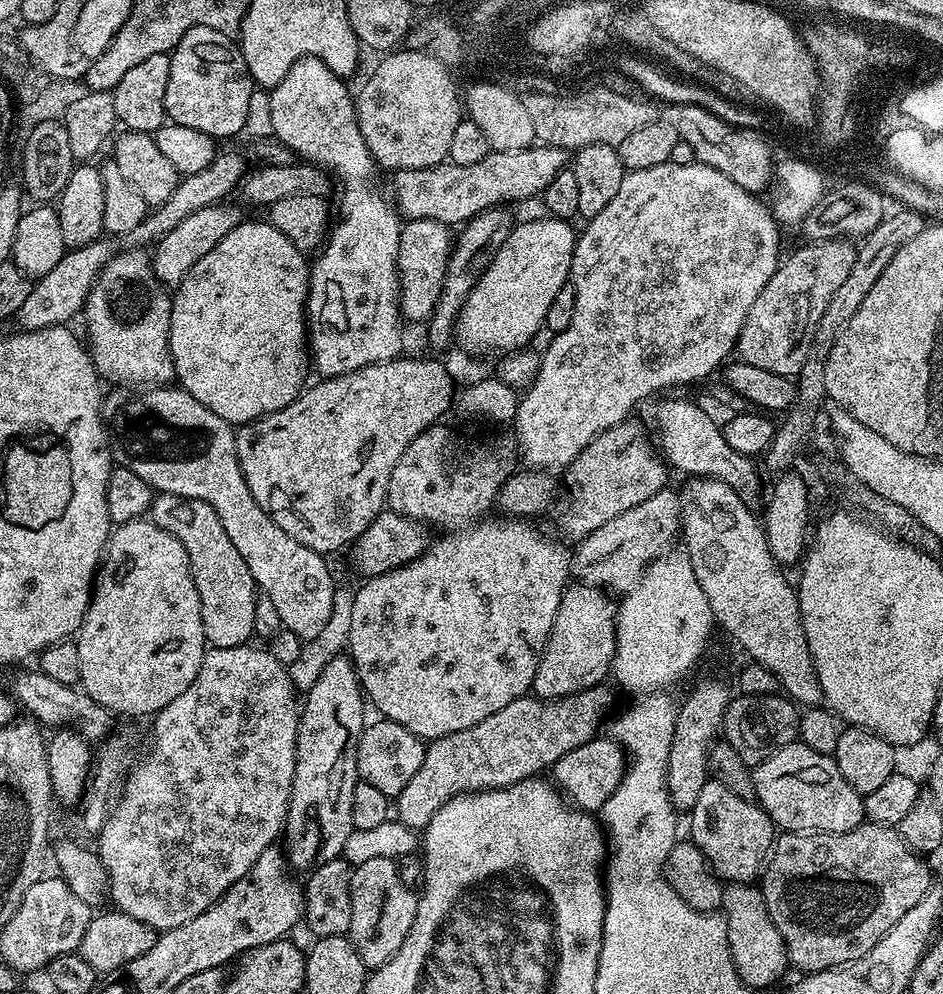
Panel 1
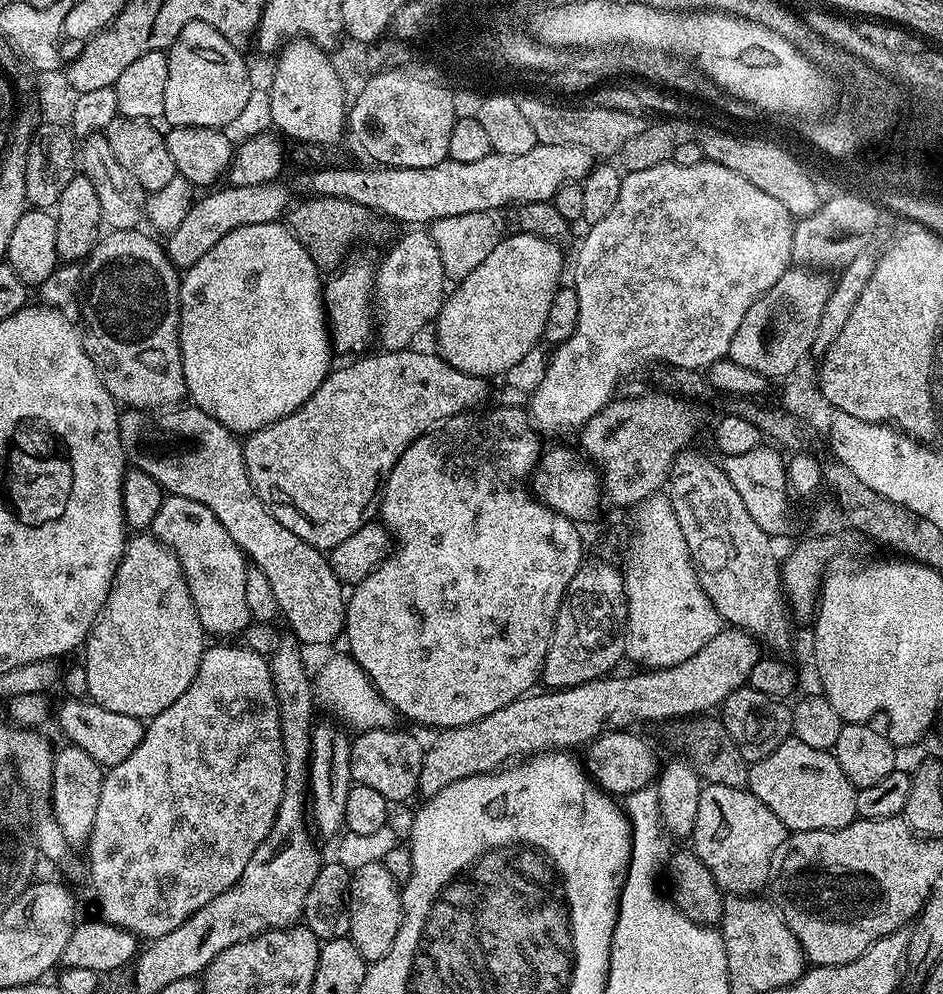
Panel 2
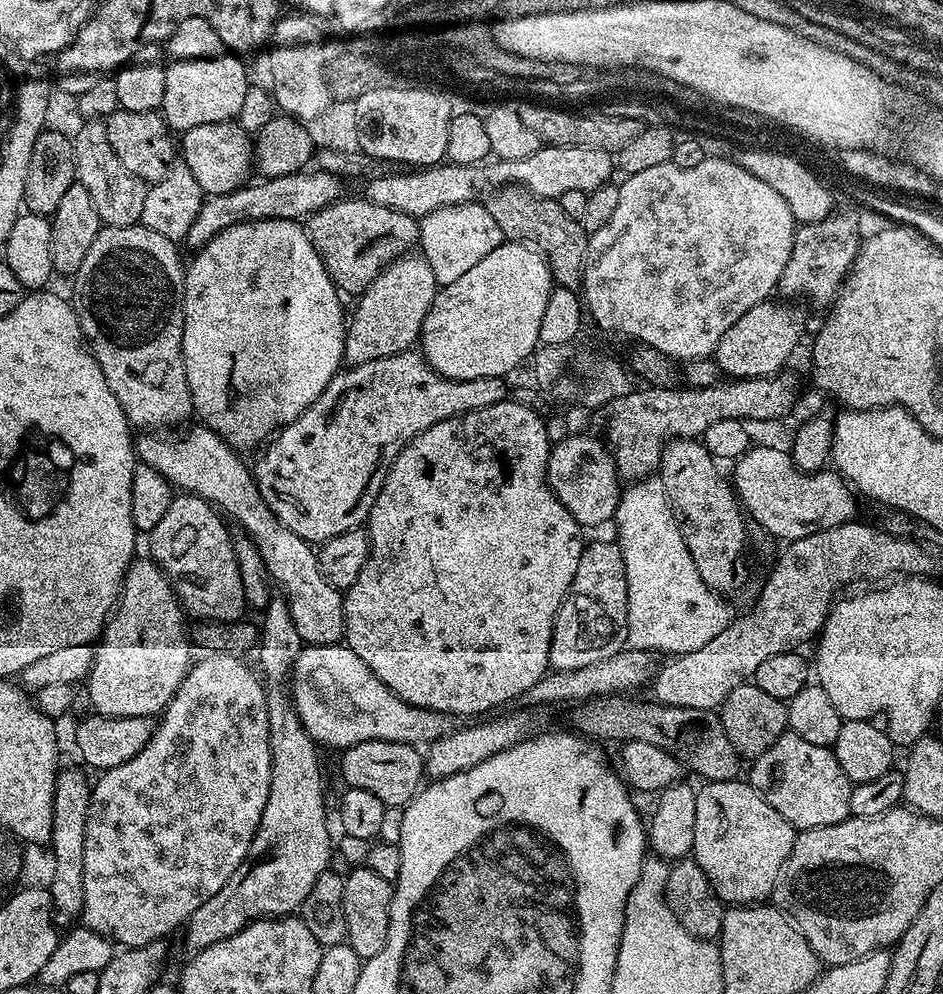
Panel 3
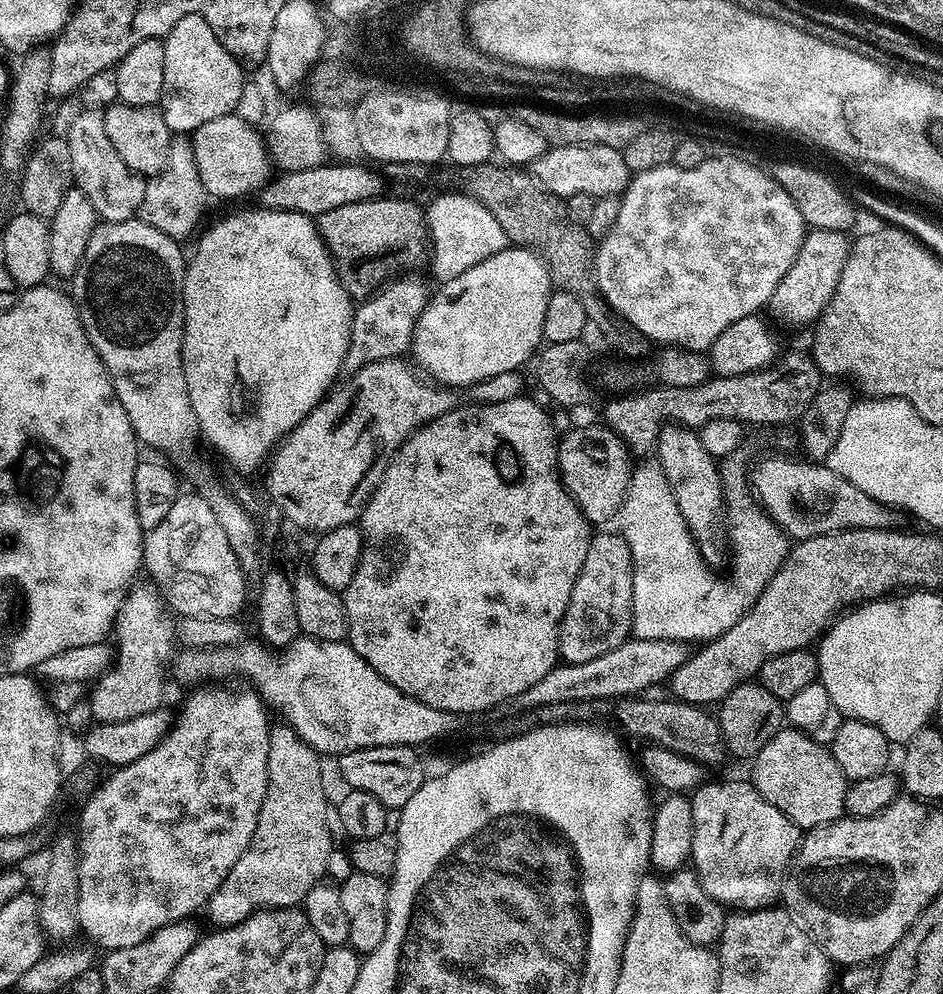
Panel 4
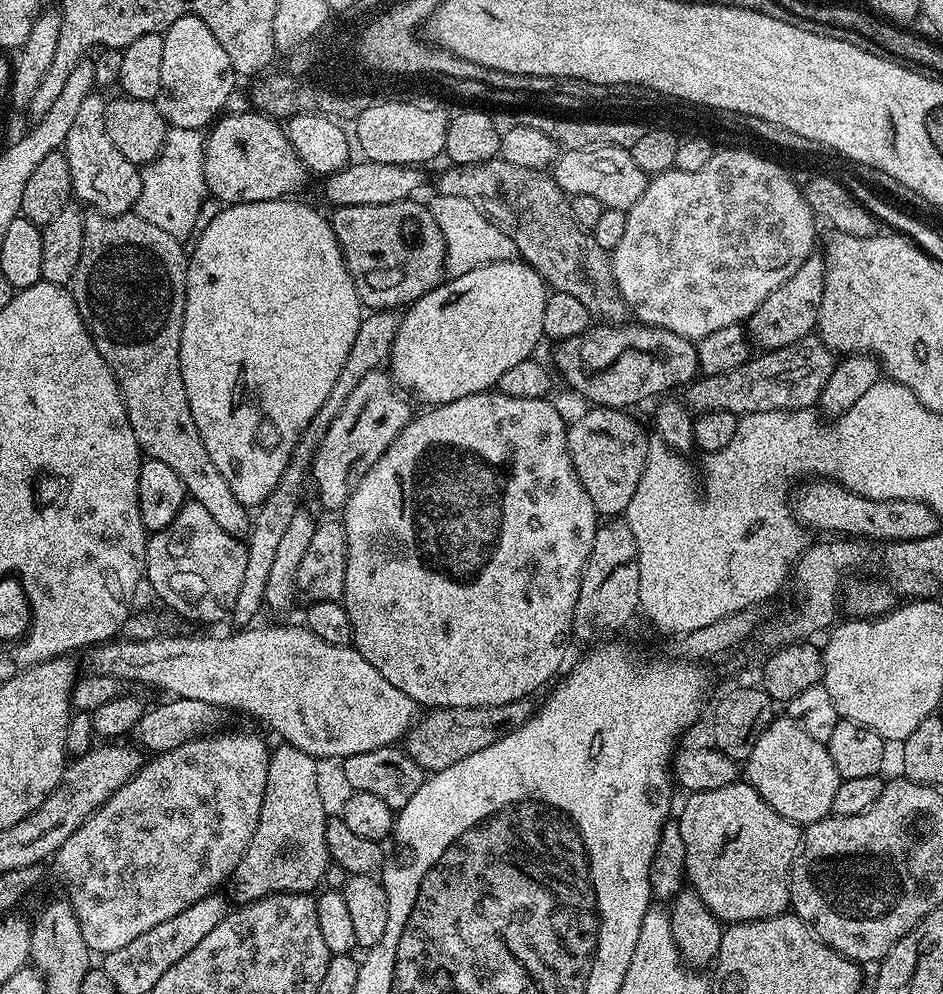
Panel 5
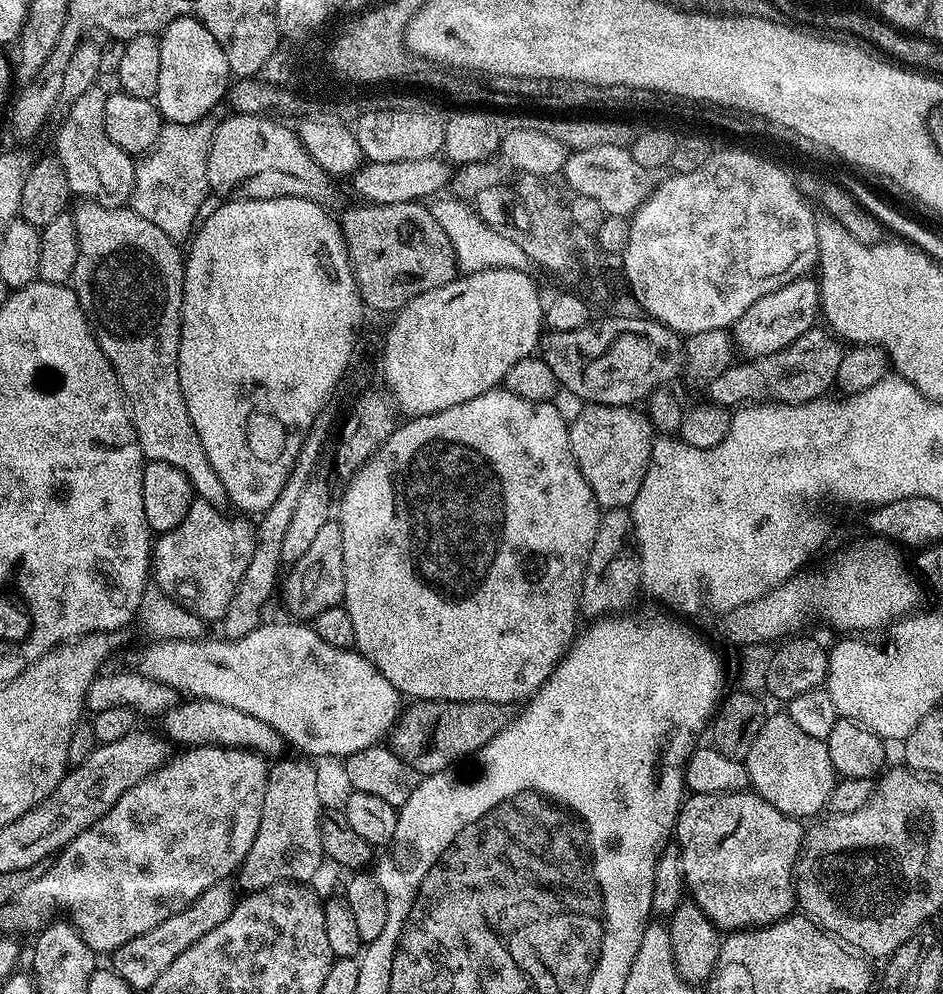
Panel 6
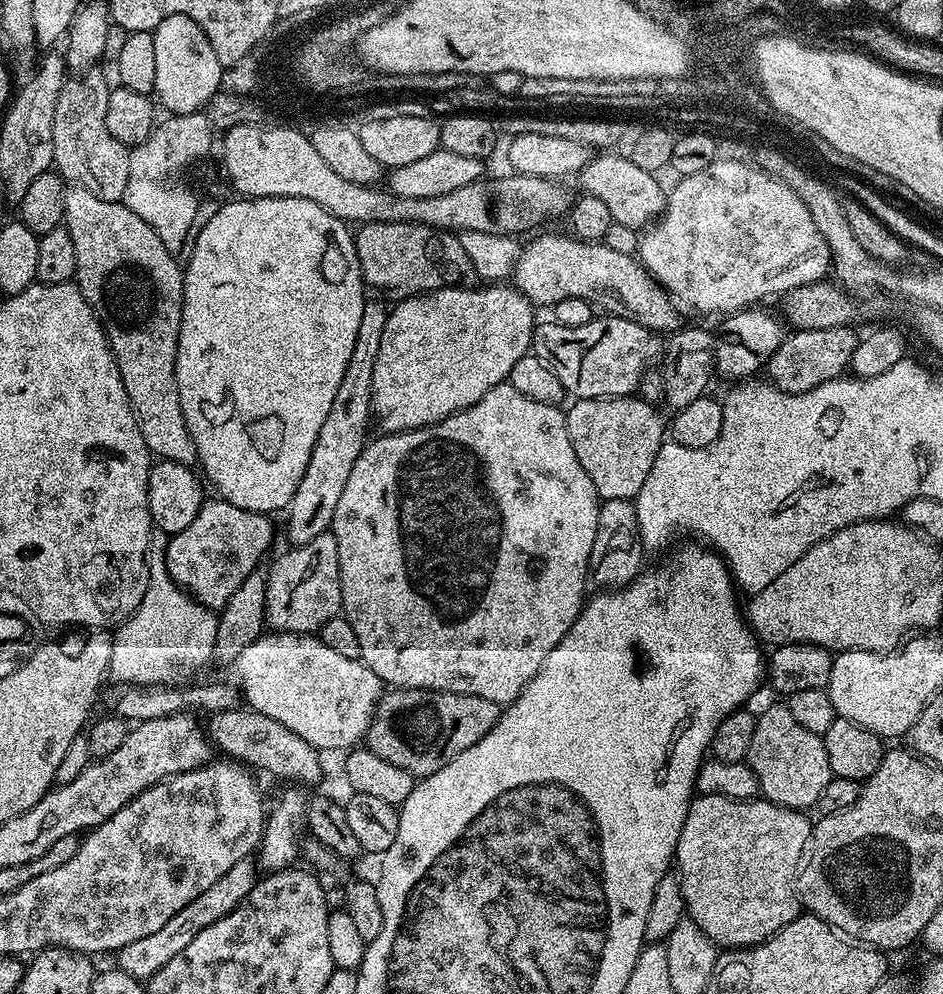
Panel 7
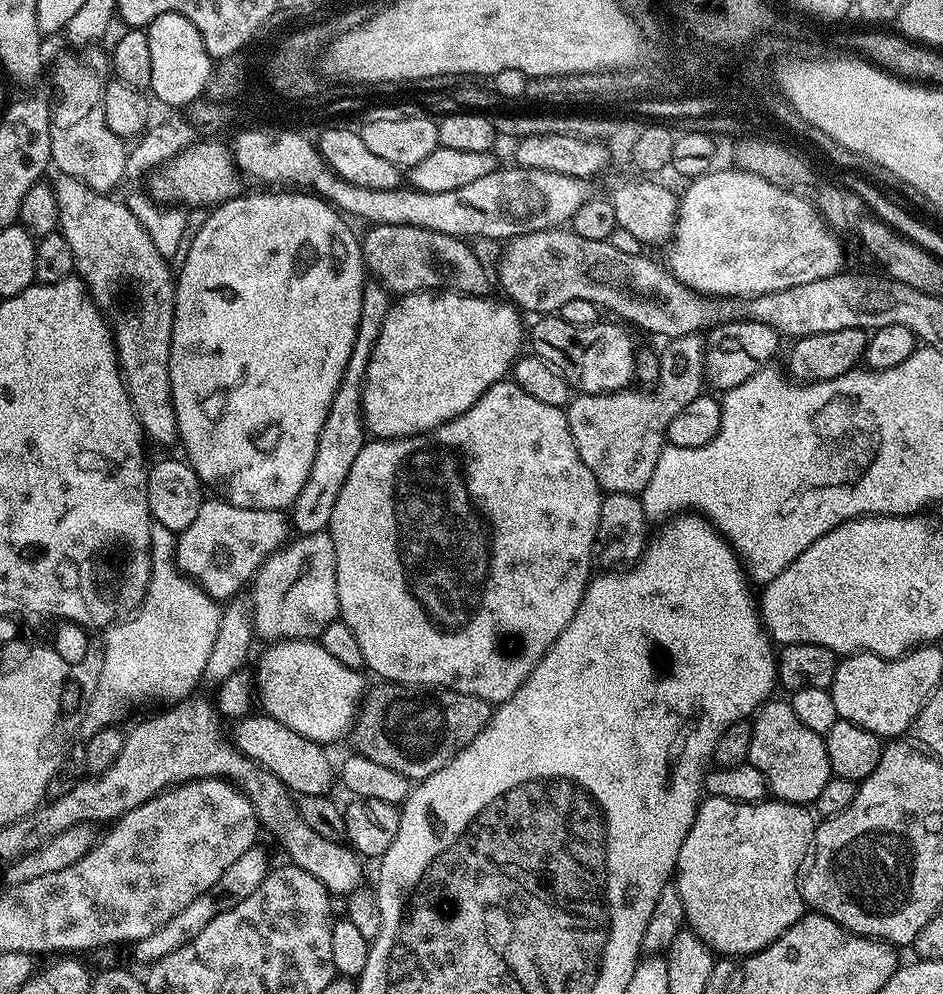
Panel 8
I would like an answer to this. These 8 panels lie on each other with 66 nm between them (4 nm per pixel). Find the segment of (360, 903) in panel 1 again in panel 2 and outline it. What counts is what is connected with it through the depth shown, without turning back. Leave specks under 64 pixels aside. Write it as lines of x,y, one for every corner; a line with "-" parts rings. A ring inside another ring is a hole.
383,862
362,866
352,872
352,881
348,887
348,936
365,962
382,959
390,950
390,946
394,946
394,938
398,938
398,926
404,913
400,901
401,891
401,885
390,876

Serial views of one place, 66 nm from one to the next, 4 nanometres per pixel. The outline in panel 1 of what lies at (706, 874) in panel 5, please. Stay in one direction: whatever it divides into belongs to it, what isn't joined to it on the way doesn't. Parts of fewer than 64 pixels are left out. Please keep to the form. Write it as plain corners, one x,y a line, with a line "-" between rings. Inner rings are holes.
712,778
706,786
702,786
702,794
698,794
698,802
691,808
690,816
690,839
698,846
698,850
702,850
708,865
721,881
746,884
761,875
772,851
774,825
759,804
740,798

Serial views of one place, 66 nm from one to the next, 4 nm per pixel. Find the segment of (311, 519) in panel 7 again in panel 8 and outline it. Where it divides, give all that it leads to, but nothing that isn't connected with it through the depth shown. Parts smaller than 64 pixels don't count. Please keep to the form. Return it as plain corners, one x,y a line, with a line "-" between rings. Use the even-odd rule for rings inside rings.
365,283
362,290
362,314
358,322
358,334
350,350
350,362
346,362
342,382
338,382
338,390
326,414
322,434
318,434
318,450
314,452
314,466
310,470
310,478
306,478
306,486
302,486
298,498
290,506
290,522
297,533
309,536
327,529
330,514
334,514
334,502
338,502
338,494
342,490
342,482
346,482
346,474
350,474
350,466
354,466
354,458
358,458
358,454
364,449
366,429
362,407
366,366
370,362
374,342
378,342
378,334
382,334
382,322
386,322
386,314
393,303
393,297
383,284

